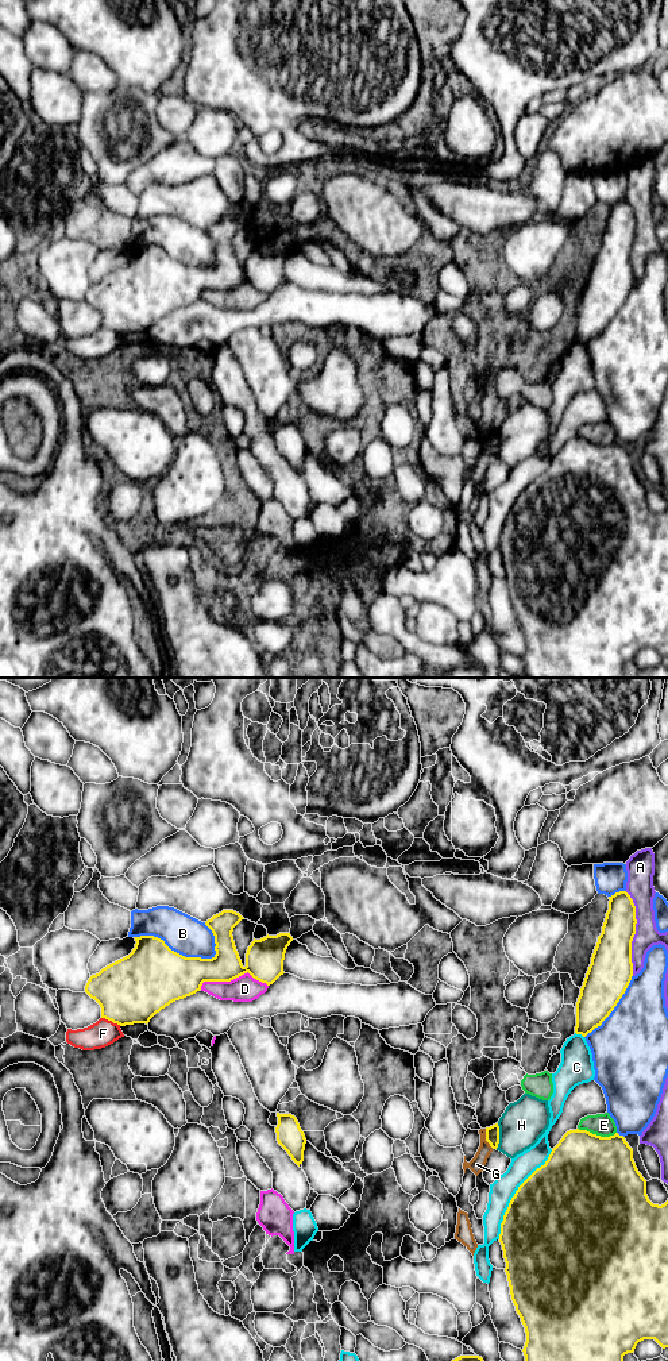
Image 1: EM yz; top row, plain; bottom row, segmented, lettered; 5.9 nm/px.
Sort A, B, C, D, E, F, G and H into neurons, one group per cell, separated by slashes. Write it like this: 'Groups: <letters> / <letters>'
Groups: A / B / C / D E / F / G / H

